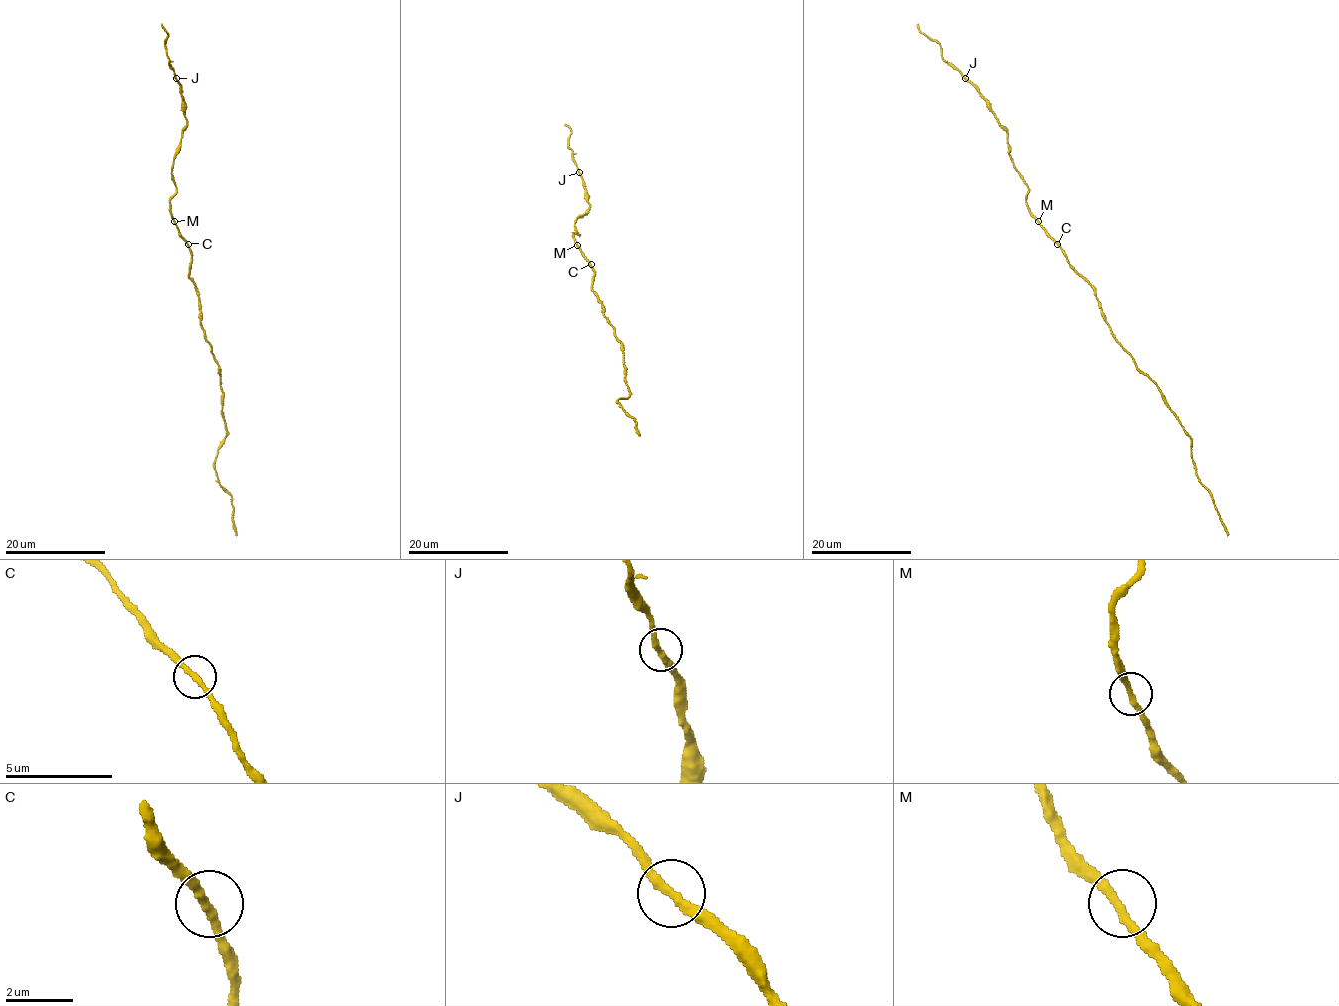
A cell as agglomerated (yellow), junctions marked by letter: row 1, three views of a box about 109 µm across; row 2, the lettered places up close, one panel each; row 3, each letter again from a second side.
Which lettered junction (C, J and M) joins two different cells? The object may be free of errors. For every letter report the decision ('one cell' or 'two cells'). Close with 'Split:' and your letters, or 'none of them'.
C: one cell
J: one cell
M: one cell
Split: none of them

